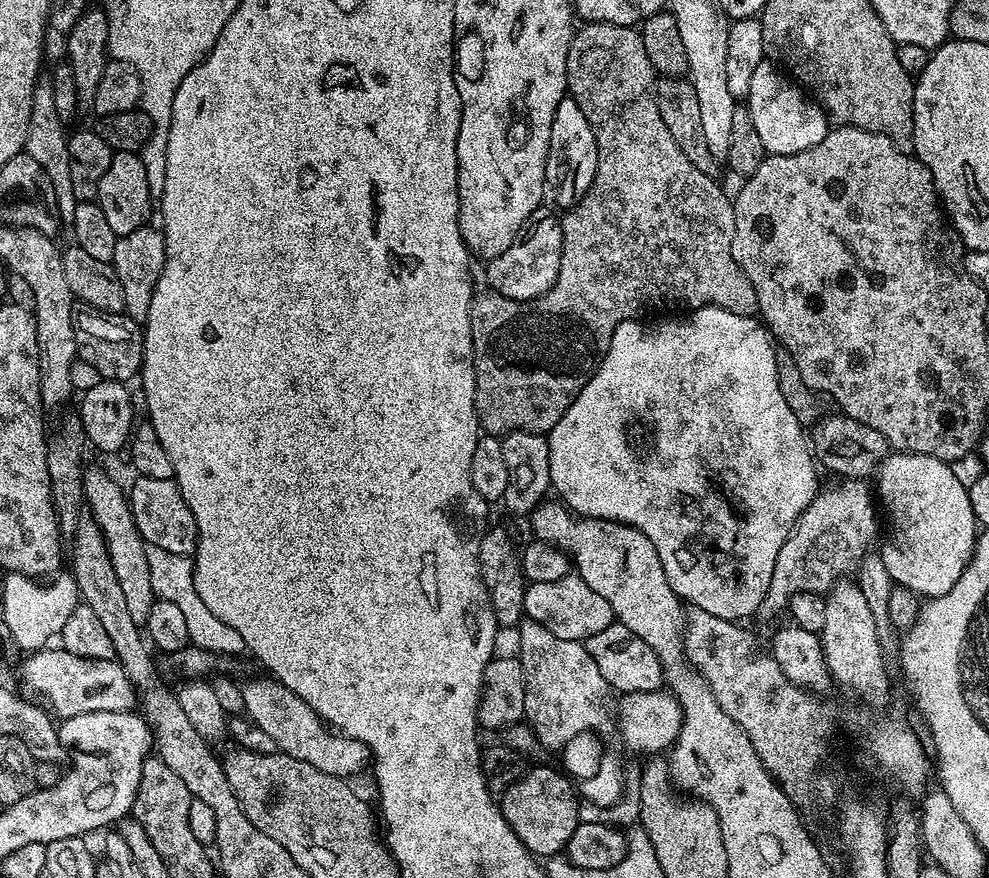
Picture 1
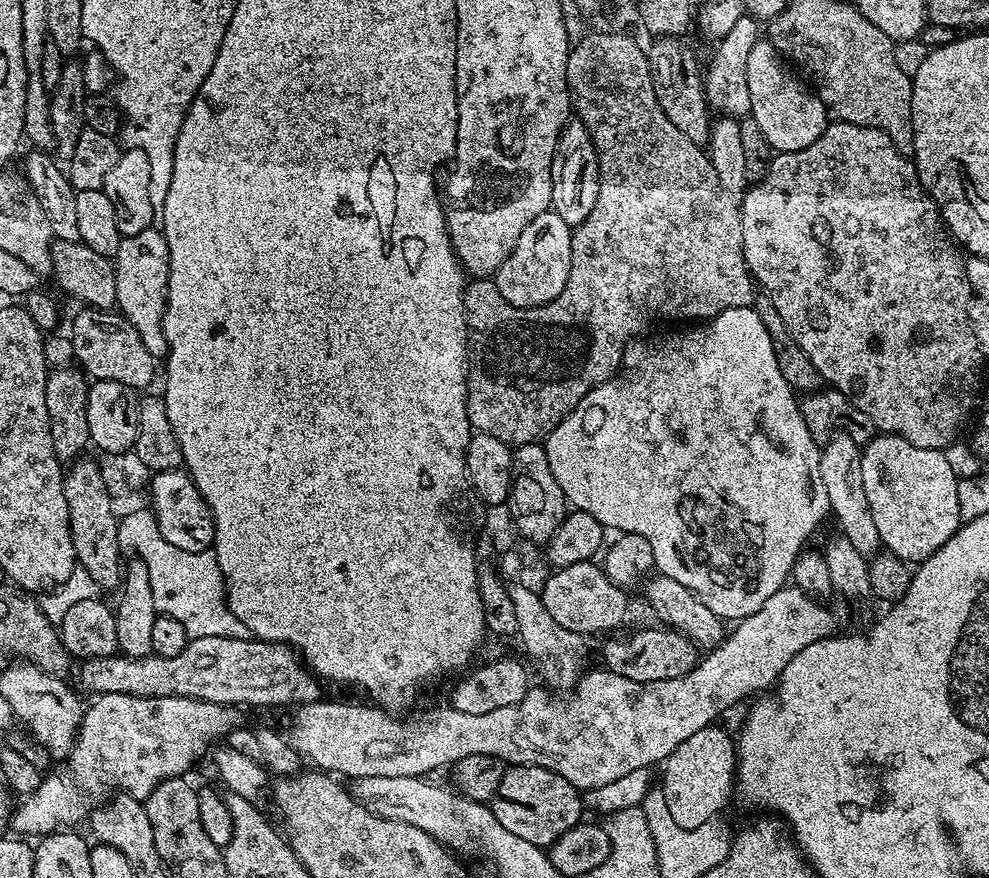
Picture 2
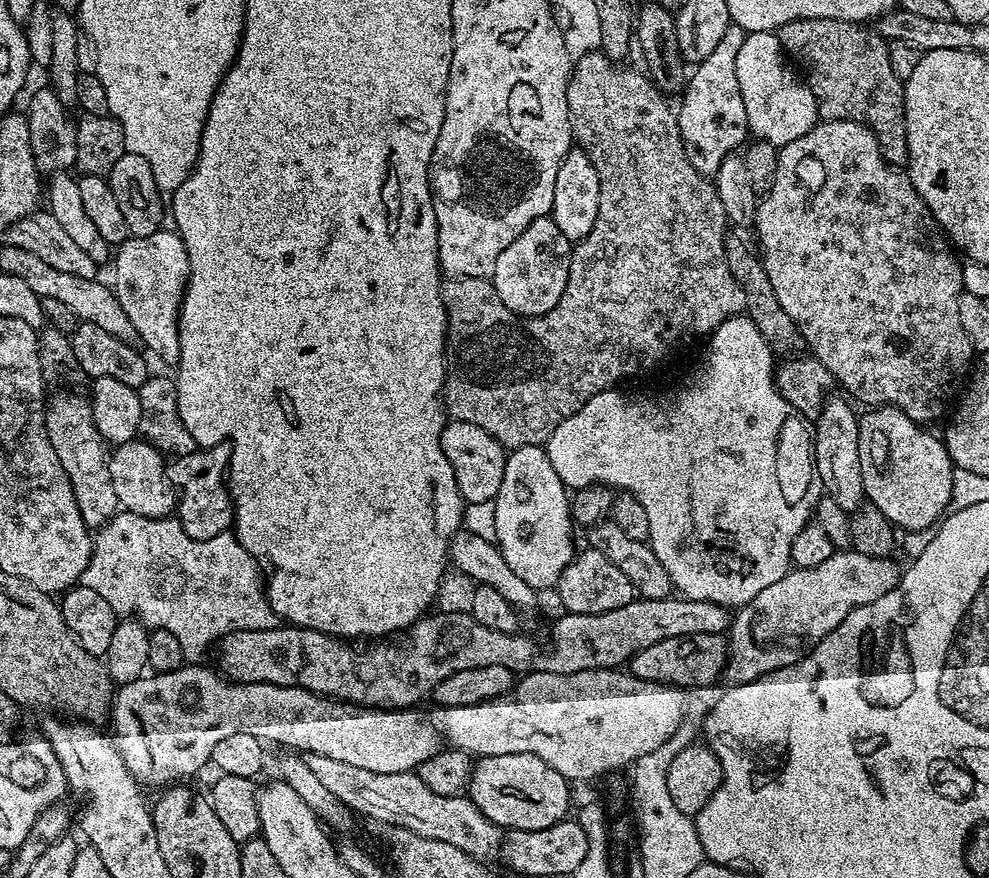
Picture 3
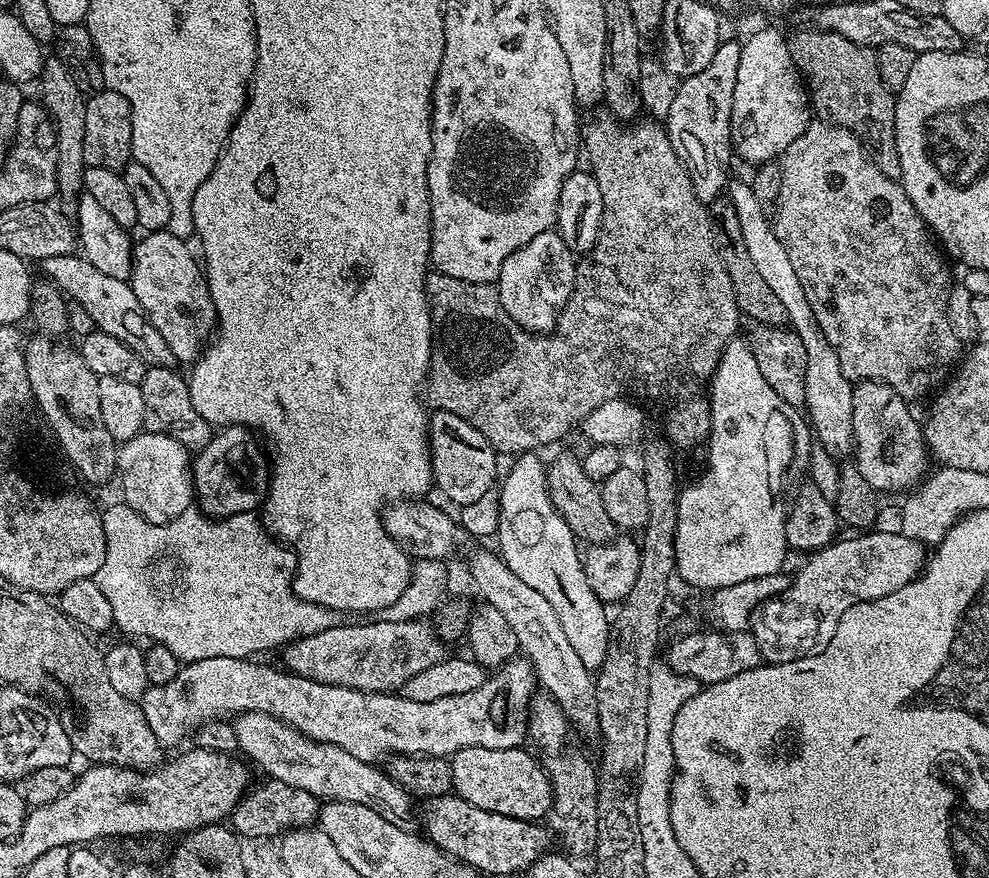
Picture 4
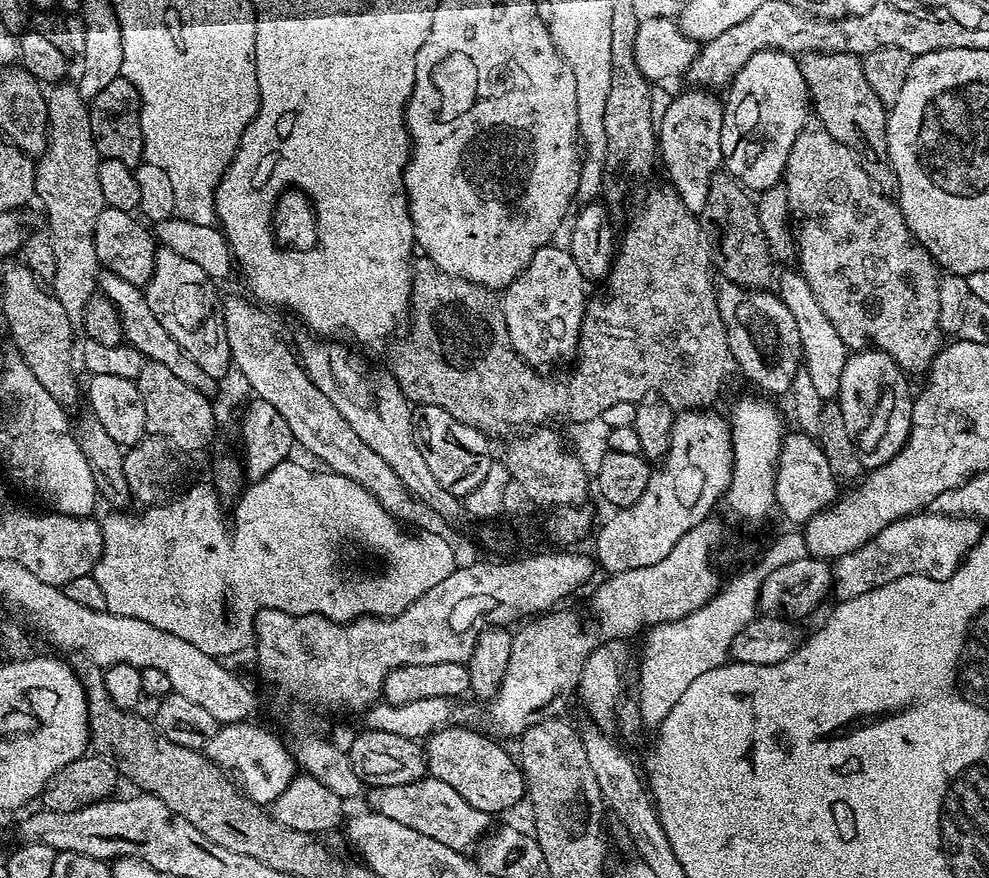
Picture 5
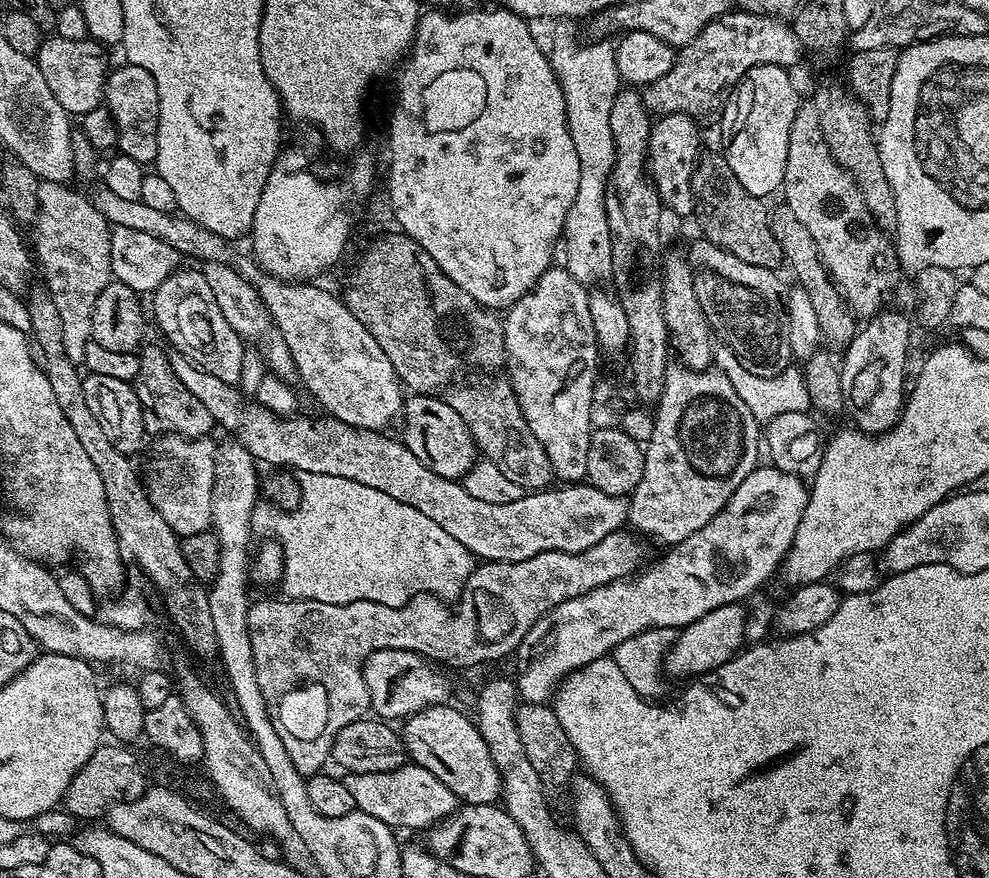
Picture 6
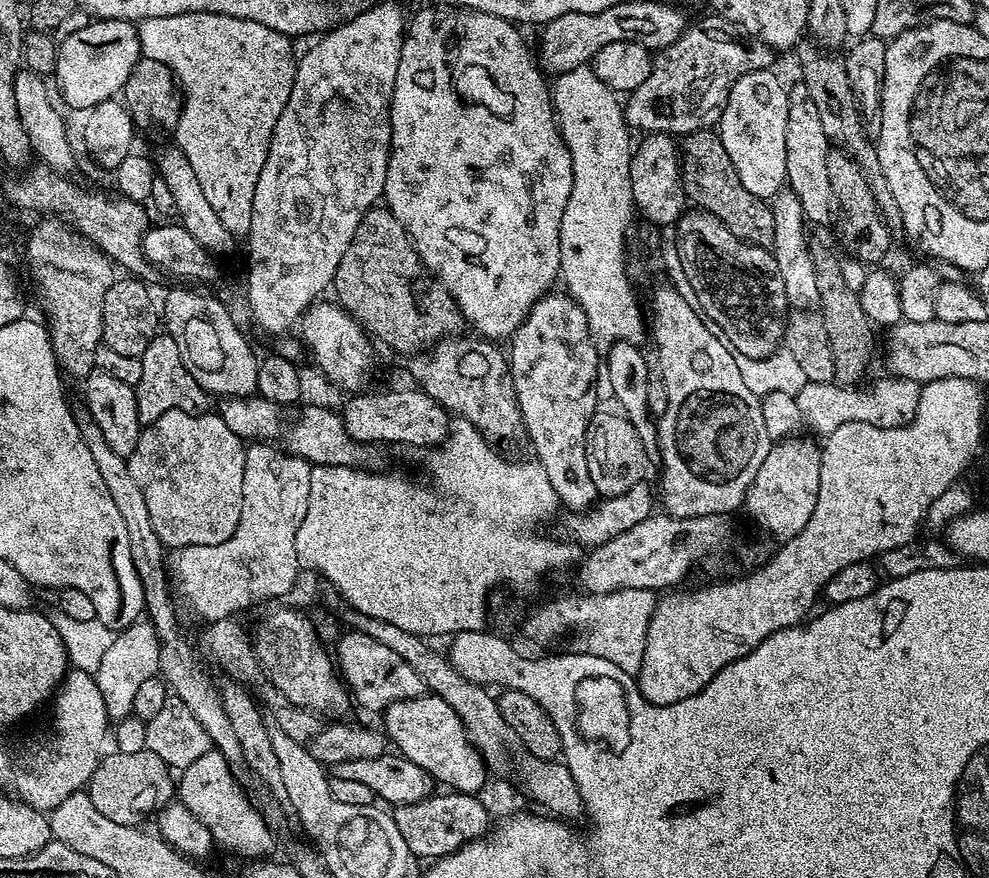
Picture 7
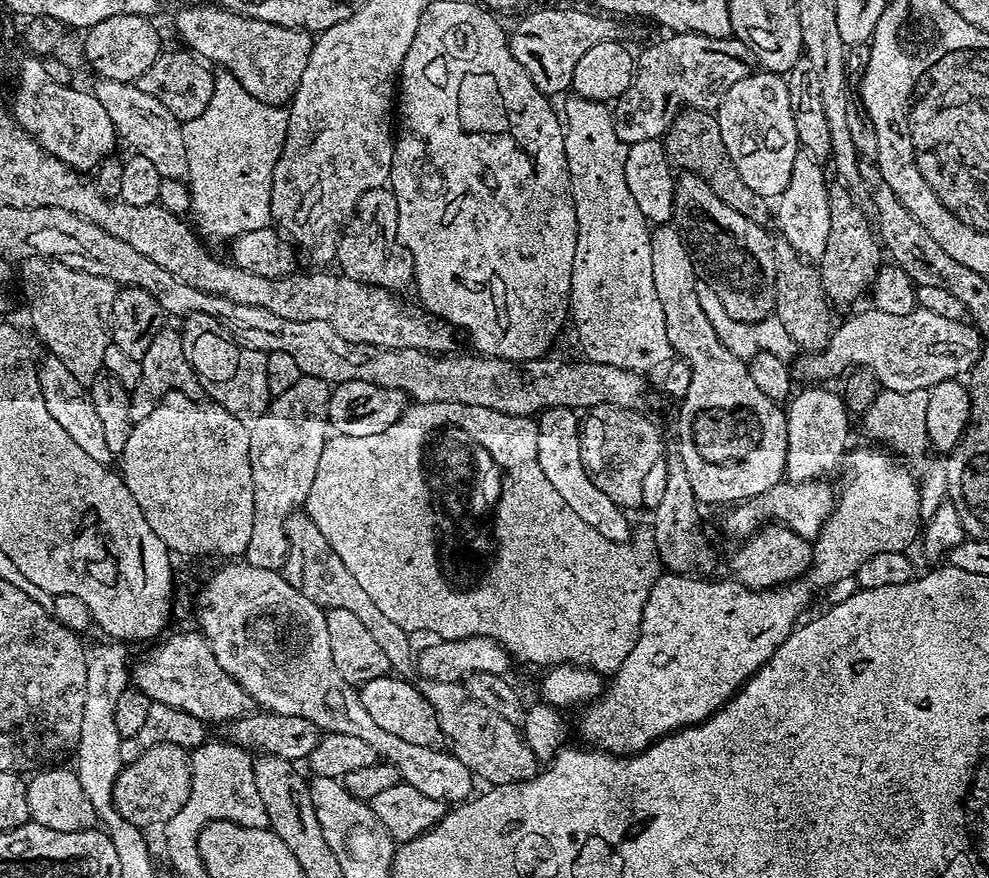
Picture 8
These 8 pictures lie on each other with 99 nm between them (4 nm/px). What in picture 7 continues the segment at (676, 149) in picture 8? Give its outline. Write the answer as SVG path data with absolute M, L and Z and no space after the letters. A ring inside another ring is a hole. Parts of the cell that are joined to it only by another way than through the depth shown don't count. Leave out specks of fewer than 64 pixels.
M703 129L685 135L678 144L680 150L680 181L691 203L705 212L714 214L734 234L747 244L771 249L774 242L774 214L769 201L758 198L742 186L726 146L722 146L719 135L713 129Z

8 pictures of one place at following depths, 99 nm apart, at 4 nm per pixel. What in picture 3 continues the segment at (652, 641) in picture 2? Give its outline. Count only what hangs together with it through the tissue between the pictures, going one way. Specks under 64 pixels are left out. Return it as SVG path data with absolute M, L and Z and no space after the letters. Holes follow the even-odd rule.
M694 634L682 638L666 638L646 646L630 661L630 672L639 680L649 680L661 686L671 686L681 690L704 688L725 675L728 666L730 644L721 634Z

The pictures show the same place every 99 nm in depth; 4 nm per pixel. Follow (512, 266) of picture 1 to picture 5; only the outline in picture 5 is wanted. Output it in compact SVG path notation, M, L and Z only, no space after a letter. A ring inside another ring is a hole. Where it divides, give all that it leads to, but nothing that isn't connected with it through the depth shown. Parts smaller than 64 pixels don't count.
M550 243L536 251L526 270L522 270L522 274L503 289L500 302L514 350L533 366L556 364L571 356L573 359L580 346L580 331L586 311L586 281L567 247L556 247L555 243Z

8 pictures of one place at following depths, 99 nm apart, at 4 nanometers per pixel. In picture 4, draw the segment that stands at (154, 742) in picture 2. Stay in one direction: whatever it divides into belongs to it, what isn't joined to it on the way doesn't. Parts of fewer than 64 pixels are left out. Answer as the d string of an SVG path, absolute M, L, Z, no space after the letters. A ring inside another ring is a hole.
M202 658L192 664L184 664L171 682L154 684L145 690L144 699L139 701L139 706L146 714L150 730L154 730L161 745L182 743L187 736L189 739L190 730L199 728L208 720L235 718L241 712L265 712L286 722L303 736L323 744L338 746L346 750L346 754L354 754L354 758L367 764L379 765L385 758L394 756L450 758L458 750L466 750L475 744L490 750L521 747L529 739L528 714L537 695L535 692L538 692L538 681L532 664L523 658L507 660L503 668L493 671L484 679L478 690L470 694L454 694L454 698L437 698L435 702L410 702L410 698L402 694L363 692L346 686L323 684L310 678L295 676L293 672L280 666L271 668L268 664L256 663L260 662L242 658Z

